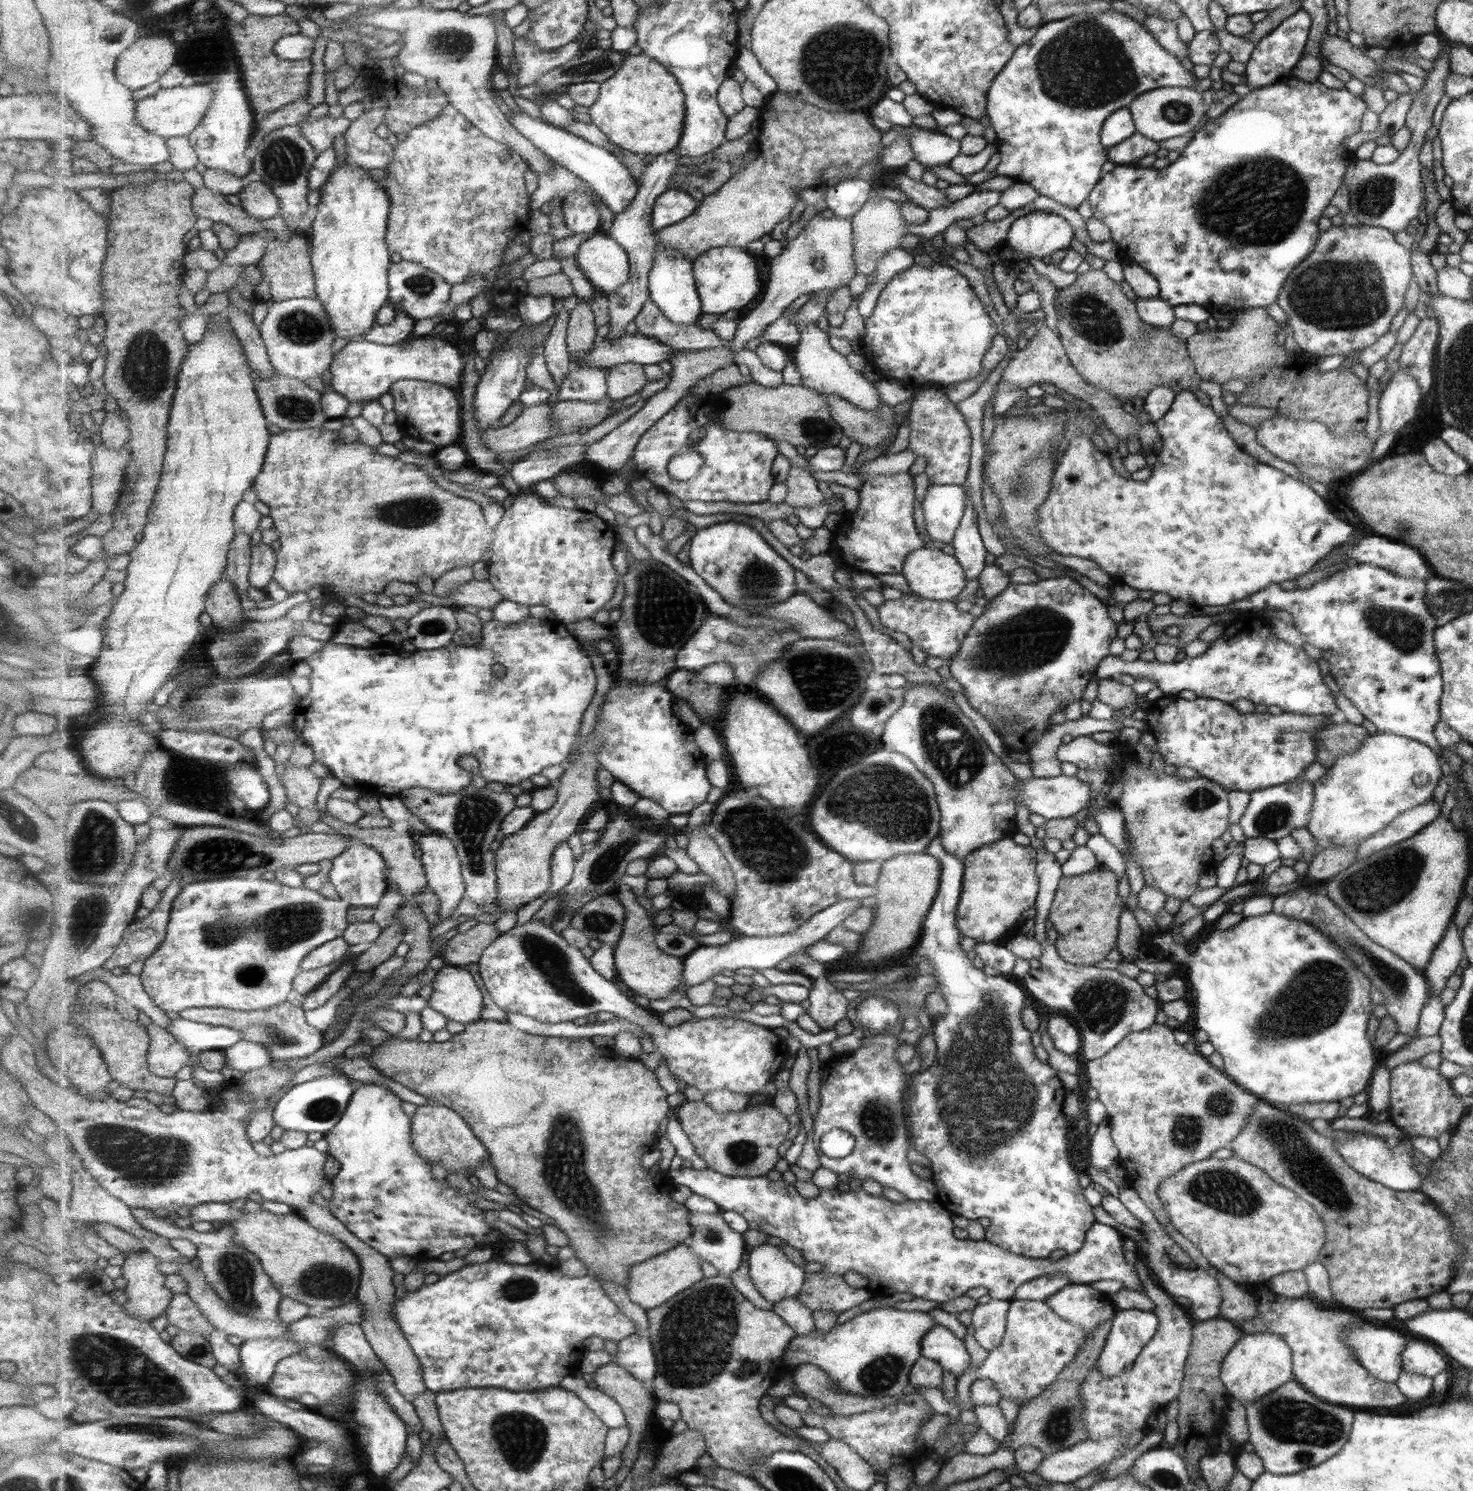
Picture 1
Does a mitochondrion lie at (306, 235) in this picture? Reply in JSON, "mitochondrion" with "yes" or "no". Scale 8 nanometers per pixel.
{"mitochondrion":"no"}

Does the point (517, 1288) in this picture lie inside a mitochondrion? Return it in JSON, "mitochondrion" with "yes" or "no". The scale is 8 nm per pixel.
{"mitochondrion":"yes"}

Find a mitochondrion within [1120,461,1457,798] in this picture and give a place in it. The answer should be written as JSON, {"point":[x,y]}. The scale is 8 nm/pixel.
{"point":[1404,630]}

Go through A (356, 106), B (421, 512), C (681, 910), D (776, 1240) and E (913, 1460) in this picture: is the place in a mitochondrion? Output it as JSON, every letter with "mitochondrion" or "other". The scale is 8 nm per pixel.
{"A":"other","B":"mitochondrion","C":"other","D":"other","E":"other"}

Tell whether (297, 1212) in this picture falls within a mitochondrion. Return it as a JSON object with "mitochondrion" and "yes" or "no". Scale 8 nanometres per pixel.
{"mitochondrion":"no"}

